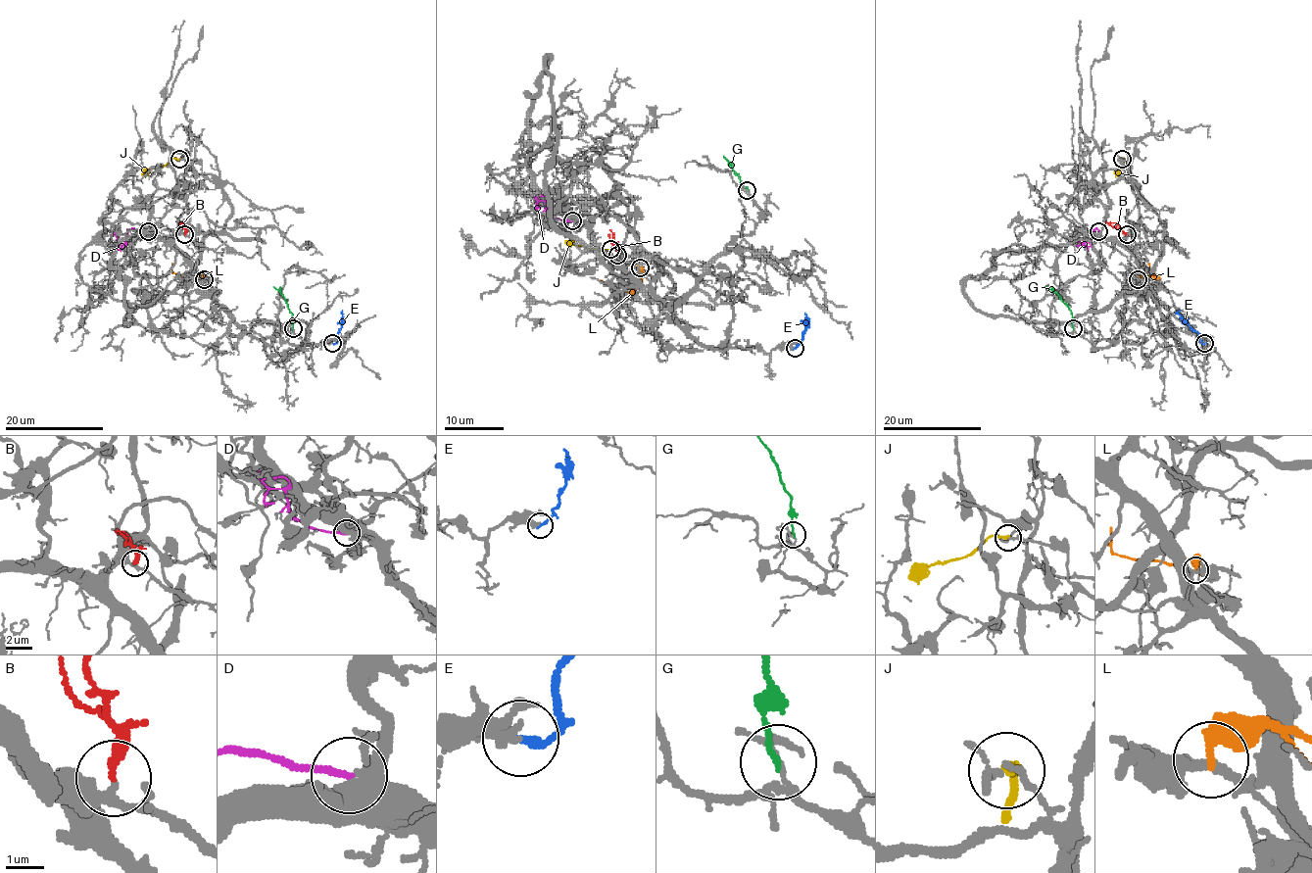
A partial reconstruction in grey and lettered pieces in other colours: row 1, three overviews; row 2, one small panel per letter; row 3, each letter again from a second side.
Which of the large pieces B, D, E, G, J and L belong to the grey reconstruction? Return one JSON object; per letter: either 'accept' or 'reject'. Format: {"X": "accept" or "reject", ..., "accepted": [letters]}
{"B": "accept", "D": "reject", "E": "reject", "G": "reject", "J": "accept", "L": "reject", "accepted": ["B", "J"]}

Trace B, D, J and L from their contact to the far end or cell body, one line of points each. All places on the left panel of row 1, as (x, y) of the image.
B: (184, 233), (178, 221)
D: (147, 231), (130, 228), (125, 242), (120, 245), (116, 241), (116, 232)
J: (179, 159), (170, 159), (165, 165), (141, 174)
L: (204, 279), (204, 275), (175, 274), (172, 264)

